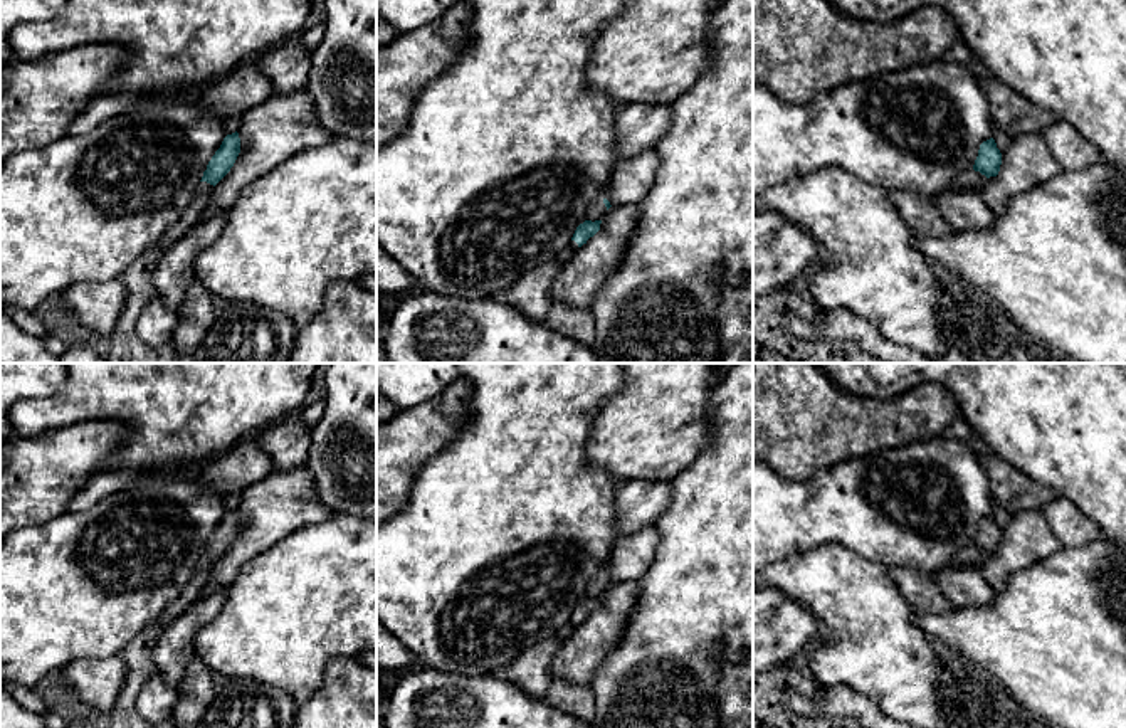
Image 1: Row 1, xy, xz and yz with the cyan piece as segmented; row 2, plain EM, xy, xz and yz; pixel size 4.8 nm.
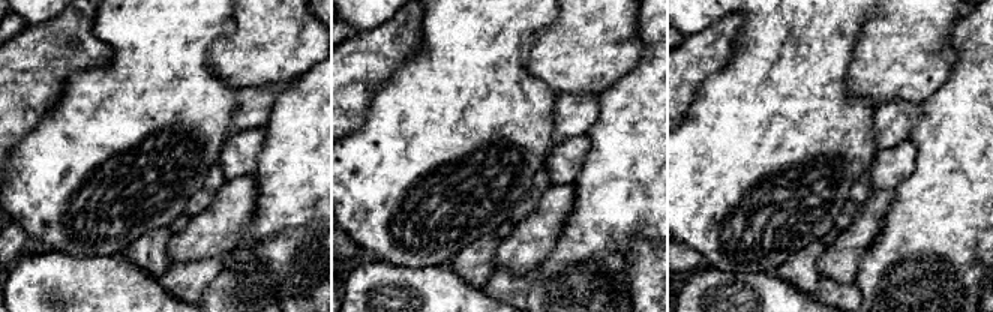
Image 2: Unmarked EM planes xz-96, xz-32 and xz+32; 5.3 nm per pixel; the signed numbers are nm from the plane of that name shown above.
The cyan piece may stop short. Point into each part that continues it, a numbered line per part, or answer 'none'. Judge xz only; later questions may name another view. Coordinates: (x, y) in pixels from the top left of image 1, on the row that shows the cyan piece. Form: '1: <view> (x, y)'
1: xz (595, 212)

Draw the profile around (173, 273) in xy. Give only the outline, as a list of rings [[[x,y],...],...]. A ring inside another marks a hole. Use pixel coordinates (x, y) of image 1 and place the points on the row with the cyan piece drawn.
[[[227,212],[198,220],[183,237],[160,252],[153,269],[156,296],[176,311],[195,281],[195,259],[220,235]]]

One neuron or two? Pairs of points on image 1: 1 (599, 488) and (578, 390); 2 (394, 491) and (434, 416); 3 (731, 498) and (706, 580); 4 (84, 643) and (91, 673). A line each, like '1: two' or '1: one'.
1: one
2: one
3: one
4: two

